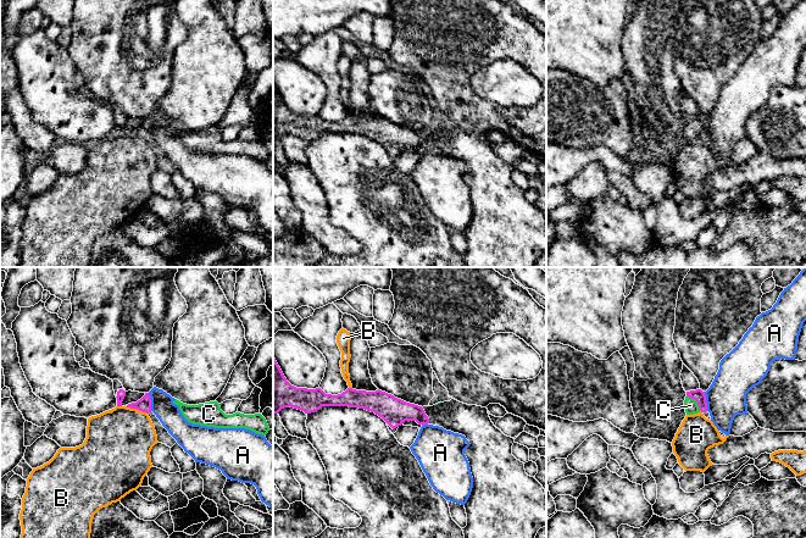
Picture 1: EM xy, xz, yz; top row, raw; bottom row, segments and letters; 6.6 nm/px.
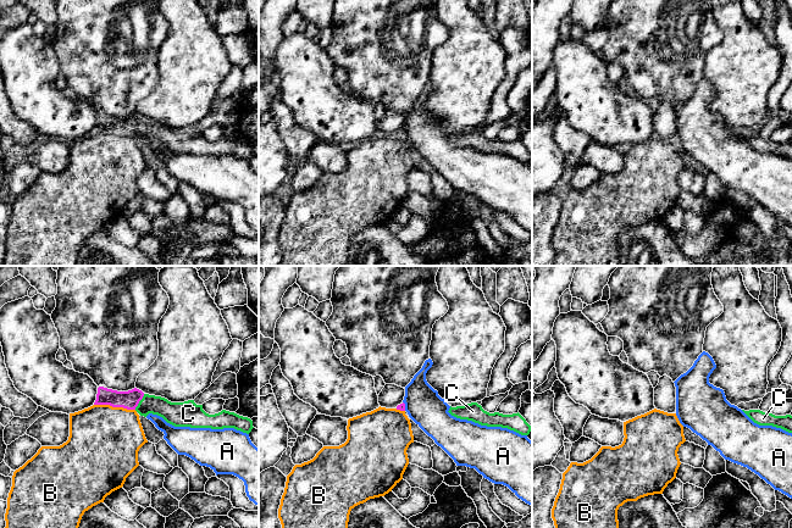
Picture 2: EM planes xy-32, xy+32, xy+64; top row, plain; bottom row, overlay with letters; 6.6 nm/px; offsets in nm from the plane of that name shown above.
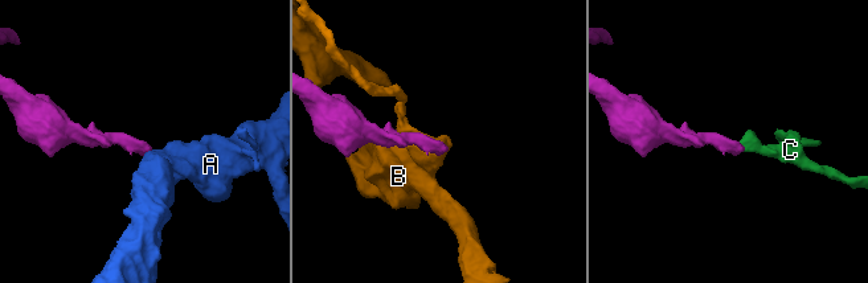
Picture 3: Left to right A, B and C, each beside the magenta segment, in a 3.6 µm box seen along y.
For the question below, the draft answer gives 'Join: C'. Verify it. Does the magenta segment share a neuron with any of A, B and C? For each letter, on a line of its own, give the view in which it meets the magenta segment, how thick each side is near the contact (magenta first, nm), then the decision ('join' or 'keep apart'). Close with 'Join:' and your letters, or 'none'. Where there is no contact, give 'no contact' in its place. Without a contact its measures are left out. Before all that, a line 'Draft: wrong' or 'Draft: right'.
Draft: right
A: yz | 80/260 nm | keep apart
B: xy | 90/440 nm | keep apart
C: yz | 80/90 nm | join
Join: C

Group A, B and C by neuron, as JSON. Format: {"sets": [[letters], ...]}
{"sets": [["A"], ["B"], ["C"]]}

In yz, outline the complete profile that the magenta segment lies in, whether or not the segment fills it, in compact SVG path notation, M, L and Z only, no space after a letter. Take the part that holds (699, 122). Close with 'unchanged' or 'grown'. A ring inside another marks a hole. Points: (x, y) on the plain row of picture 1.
M701 116L687 118L687 123L684 127L684 135L687 142L694 142L697 139L707 138L707 129L705 118Z | grown

